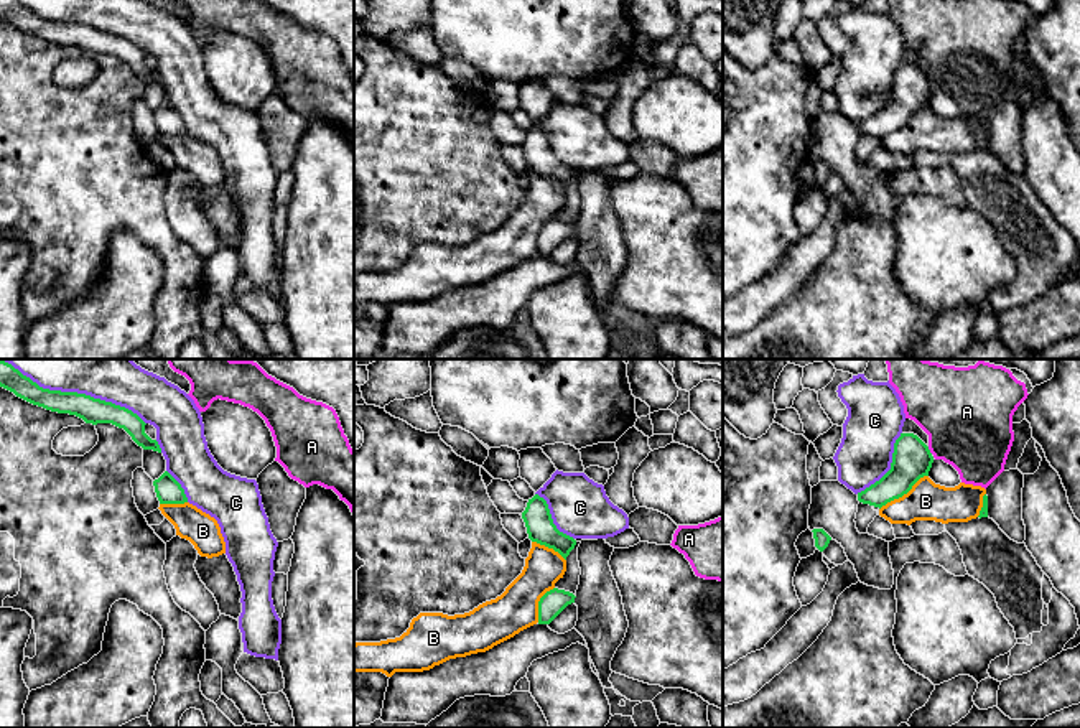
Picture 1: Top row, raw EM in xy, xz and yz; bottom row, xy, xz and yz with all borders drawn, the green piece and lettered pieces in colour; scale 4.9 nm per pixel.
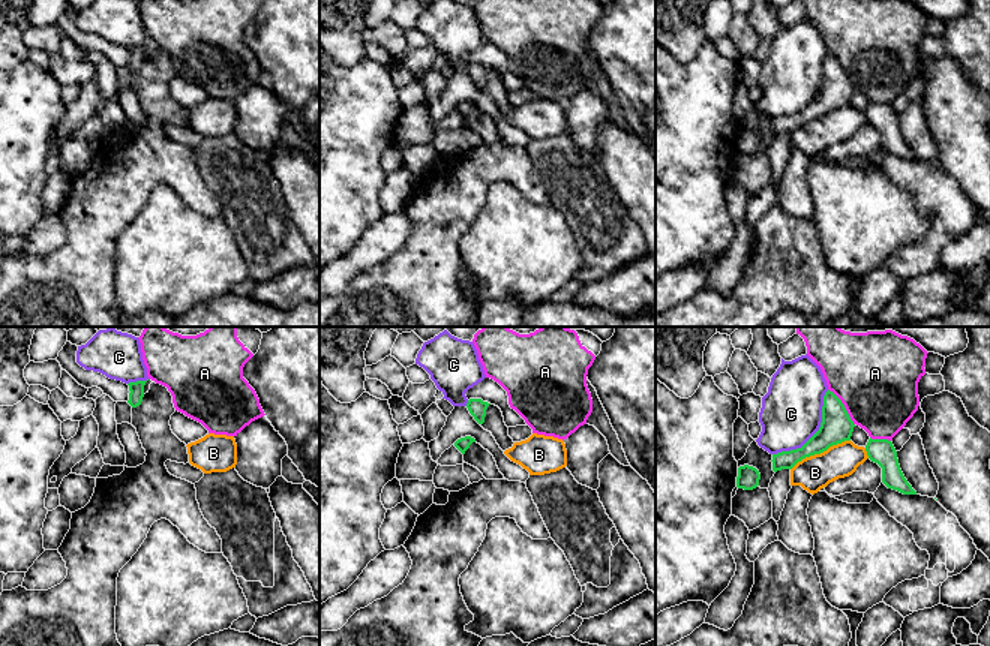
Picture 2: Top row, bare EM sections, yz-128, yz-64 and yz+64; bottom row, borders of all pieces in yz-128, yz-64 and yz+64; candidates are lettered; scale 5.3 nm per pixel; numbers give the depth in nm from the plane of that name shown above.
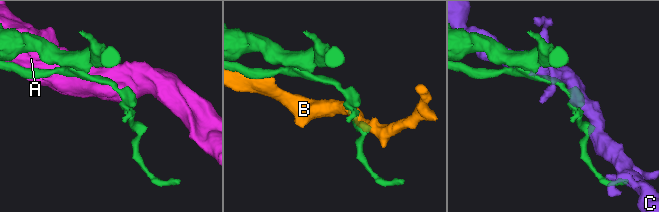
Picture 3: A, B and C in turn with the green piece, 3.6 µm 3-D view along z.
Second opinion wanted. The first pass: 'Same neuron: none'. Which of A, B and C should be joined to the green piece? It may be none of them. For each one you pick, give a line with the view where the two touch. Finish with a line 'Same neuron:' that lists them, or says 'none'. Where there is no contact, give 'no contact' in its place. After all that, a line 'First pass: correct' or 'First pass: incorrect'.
Same neuron: none
First pass: correct

